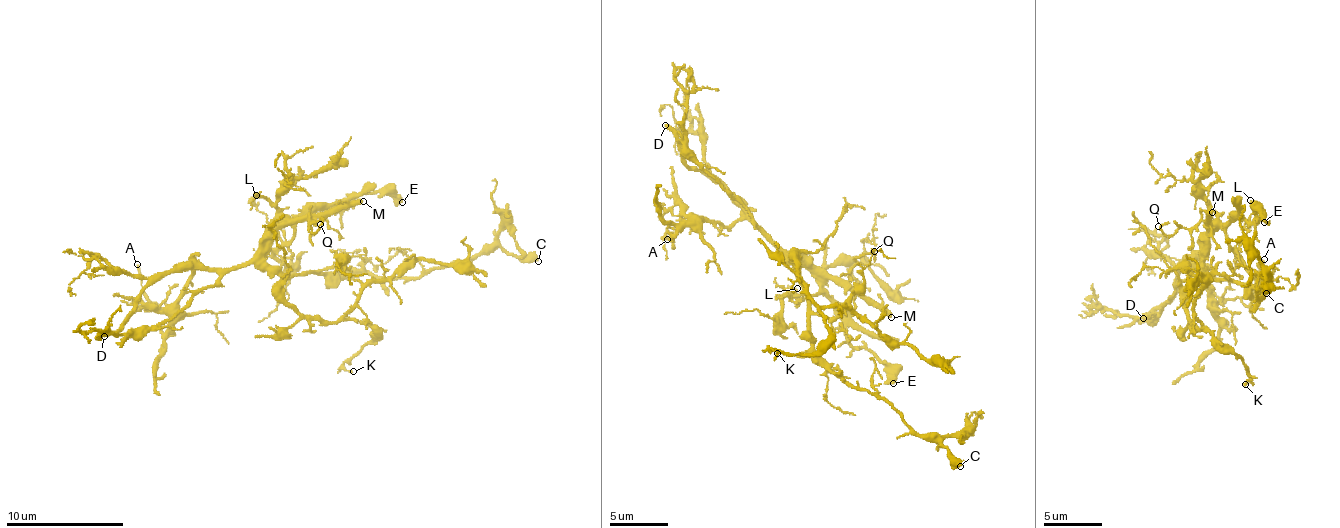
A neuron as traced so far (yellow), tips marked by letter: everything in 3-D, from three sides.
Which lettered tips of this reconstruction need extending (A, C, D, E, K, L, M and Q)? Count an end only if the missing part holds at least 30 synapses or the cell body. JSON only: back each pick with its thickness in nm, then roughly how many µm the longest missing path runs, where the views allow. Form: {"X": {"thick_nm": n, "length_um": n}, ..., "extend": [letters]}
{"D": {"thick_nm": 240, "length_um": 20}, "M": {"thick_nm": 320, "length_um": 190}, "extend": ["D", "M"]}

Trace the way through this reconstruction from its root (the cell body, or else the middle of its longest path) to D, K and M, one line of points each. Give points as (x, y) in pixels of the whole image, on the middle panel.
D: (807, 294), (795, 269), (732, 192), (685, 162), (676, 134), (665, 125)
K: (807, 294), (797, 260), (792, 261), (828, 339), (808, 354), (773, 349), (777, 353)
M: (807, 294), (792, 260), (805, 258), (836, 275), (869, 297), (891, 317)

